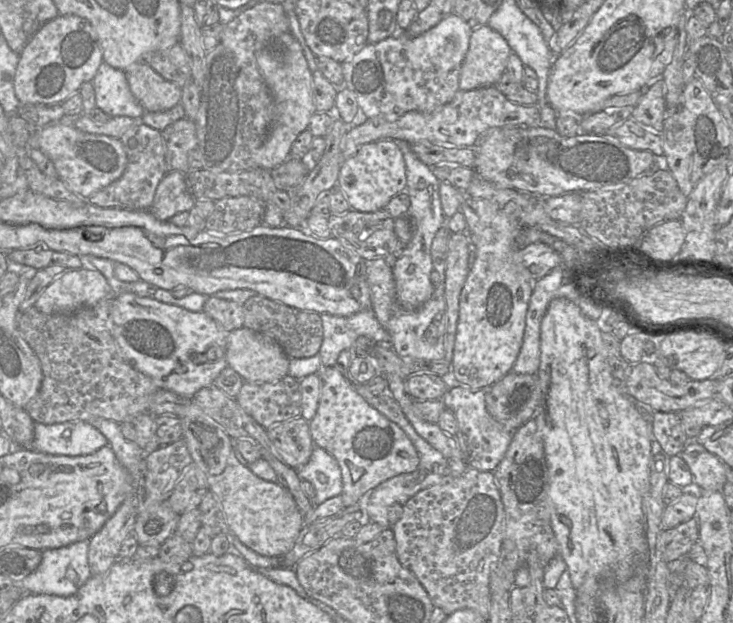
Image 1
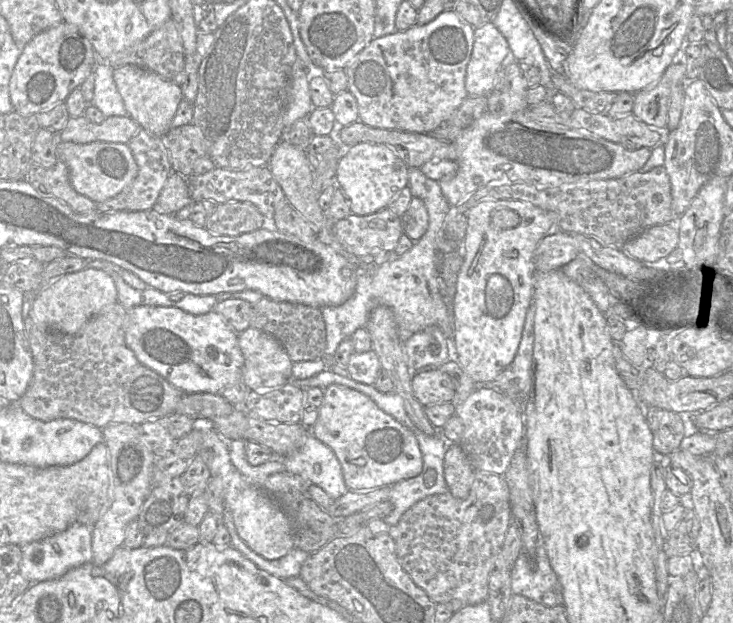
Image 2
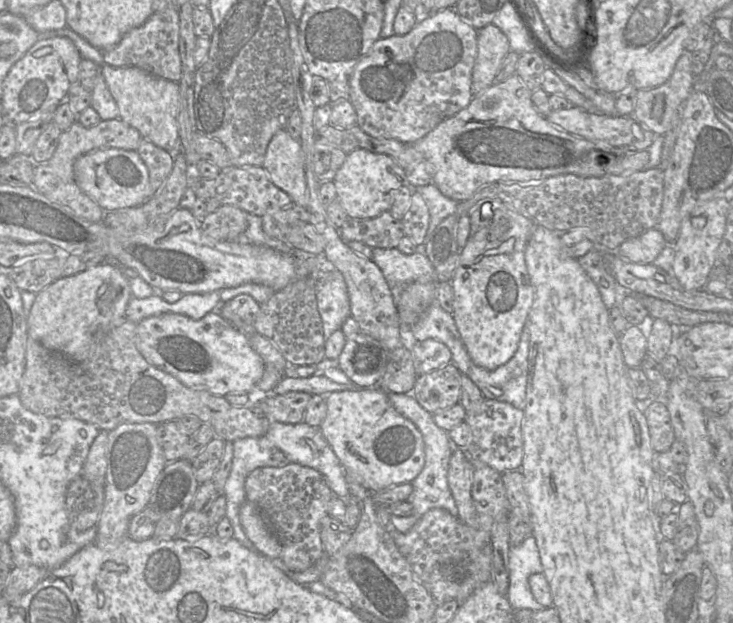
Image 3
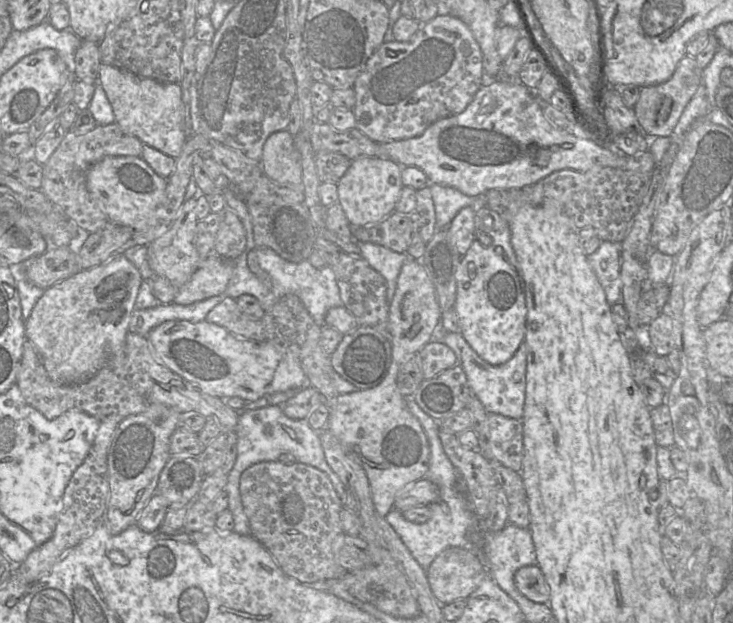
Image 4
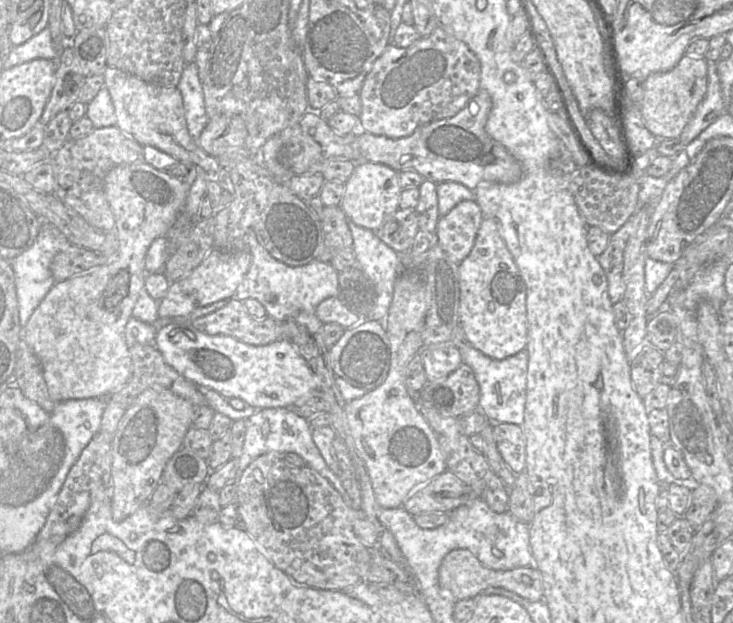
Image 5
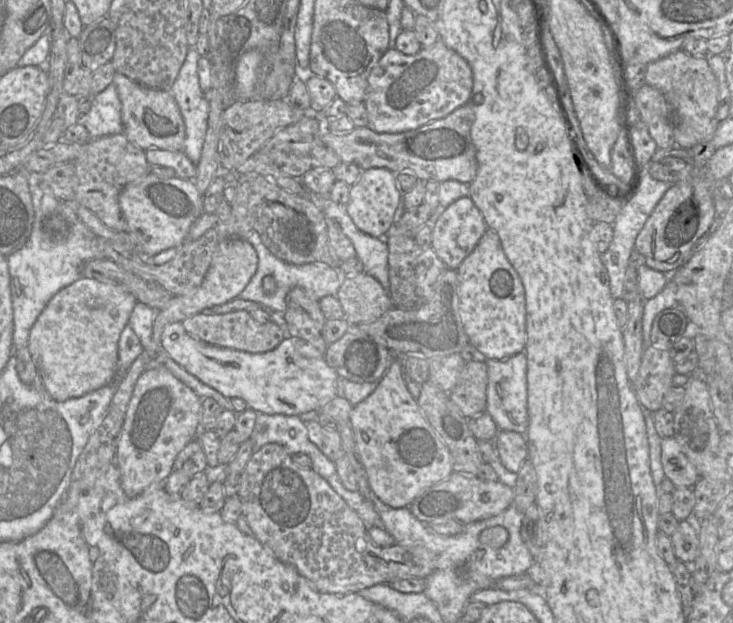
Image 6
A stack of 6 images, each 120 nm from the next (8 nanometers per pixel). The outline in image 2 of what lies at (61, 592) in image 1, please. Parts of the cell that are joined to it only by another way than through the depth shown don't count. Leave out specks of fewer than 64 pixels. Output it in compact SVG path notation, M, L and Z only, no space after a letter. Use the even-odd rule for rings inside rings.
M73 523L66 530L45 539L18 545L22 550L19 573L31 583L39 583L59 578L76 567L92 562L93 527Z

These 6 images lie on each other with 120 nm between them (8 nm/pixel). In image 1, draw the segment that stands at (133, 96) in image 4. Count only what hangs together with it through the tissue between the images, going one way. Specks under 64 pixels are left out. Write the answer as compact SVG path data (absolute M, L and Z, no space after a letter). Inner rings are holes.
M137 62L124 70L129 88L146 112L162 112L180 103L182 89L165 80L148 64Z

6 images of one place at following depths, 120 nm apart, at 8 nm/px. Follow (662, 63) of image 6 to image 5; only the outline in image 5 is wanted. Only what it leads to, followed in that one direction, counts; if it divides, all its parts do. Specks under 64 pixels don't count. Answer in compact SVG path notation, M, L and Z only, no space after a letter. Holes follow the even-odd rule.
M687 54L673 69L646 76L643 98L638 104L645 127L657 139L679 137L704 99L707 86L708 65L706 59Z

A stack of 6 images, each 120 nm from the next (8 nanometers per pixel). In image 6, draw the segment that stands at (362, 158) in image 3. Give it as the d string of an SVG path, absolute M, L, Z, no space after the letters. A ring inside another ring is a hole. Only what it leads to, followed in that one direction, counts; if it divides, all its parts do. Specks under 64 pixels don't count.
M370 168L363 170L356 183L350 186L346 210L360 231L375 238L386 238L395 223L400 197L401 189L397 184L395 173L386 168Z

